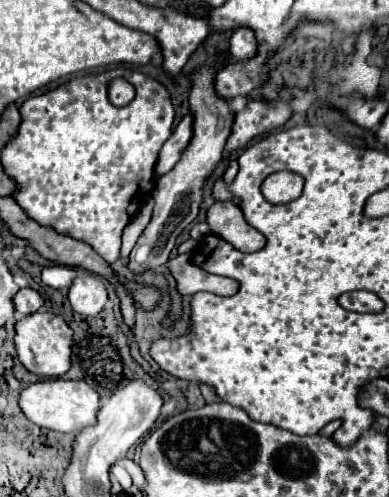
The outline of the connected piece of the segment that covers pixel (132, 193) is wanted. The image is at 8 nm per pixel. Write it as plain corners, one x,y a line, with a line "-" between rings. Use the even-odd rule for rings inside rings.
119,66
101,74
77,76
51,92
29,96
21,104
19,112
19,128
15,136
7,140
7,146
1,148
3,172
15,182
11,198
37,224
89,244
97,254
113,264
119,258
123,228
139,212
155,188
155,164
159,150
171,136
175,108
167,88
139,70
-
119,76
129,80
137,90
135,98
123,108
117,108
107,100
107,84

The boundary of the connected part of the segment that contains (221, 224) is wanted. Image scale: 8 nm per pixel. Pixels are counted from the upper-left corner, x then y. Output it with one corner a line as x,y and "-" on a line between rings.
215,202
206,214
211,233
231,242
241,252
257,252
265,246
265,238
243,218
243,212
231,202

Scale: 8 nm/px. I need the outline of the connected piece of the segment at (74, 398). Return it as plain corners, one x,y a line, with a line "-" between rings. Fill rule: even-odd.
49,378
49,380
39,380
29,384
19,394
19,408
27,420
31,420
41,428
55,430
55,432
79,432
83,430
83,426
95,422
95,414
99,408
99,394
85,382

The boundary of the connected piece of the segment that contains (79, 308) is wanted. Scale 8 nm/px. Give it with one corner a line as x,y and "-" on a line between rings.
79,270
69,288
69,302
77,314
97,316
107,304
107,286
99,276

